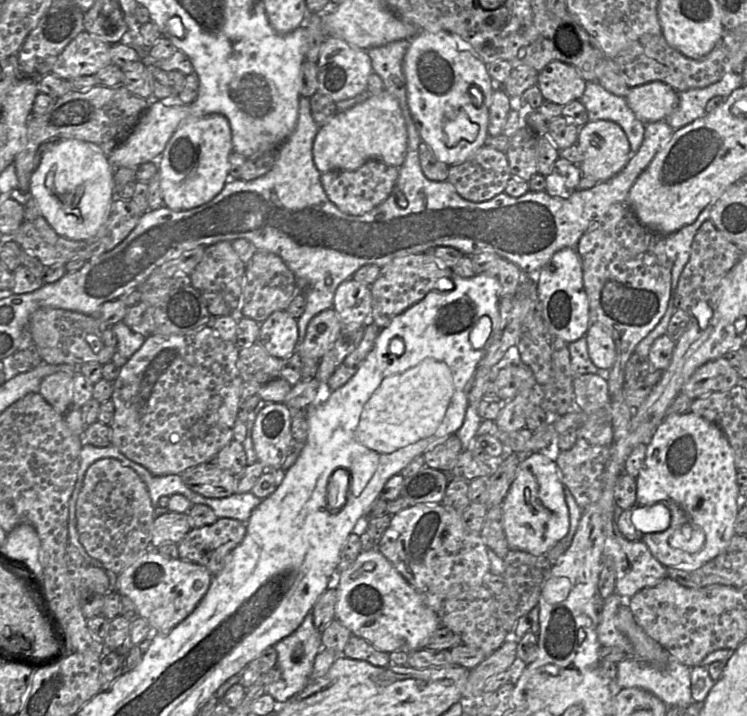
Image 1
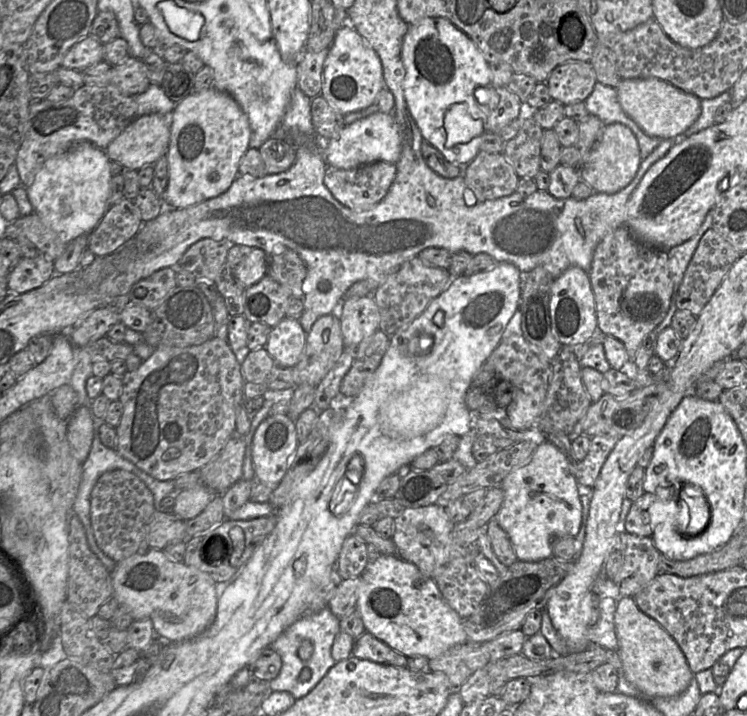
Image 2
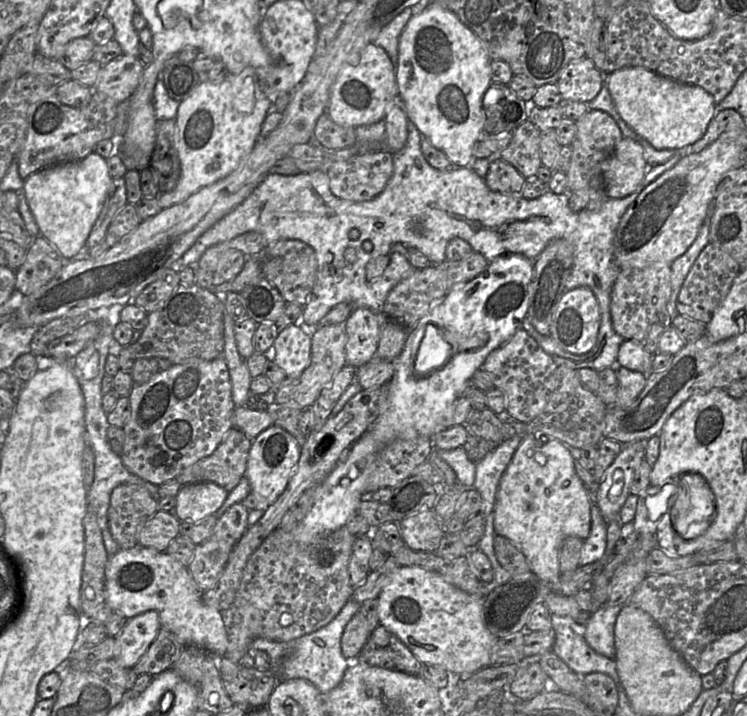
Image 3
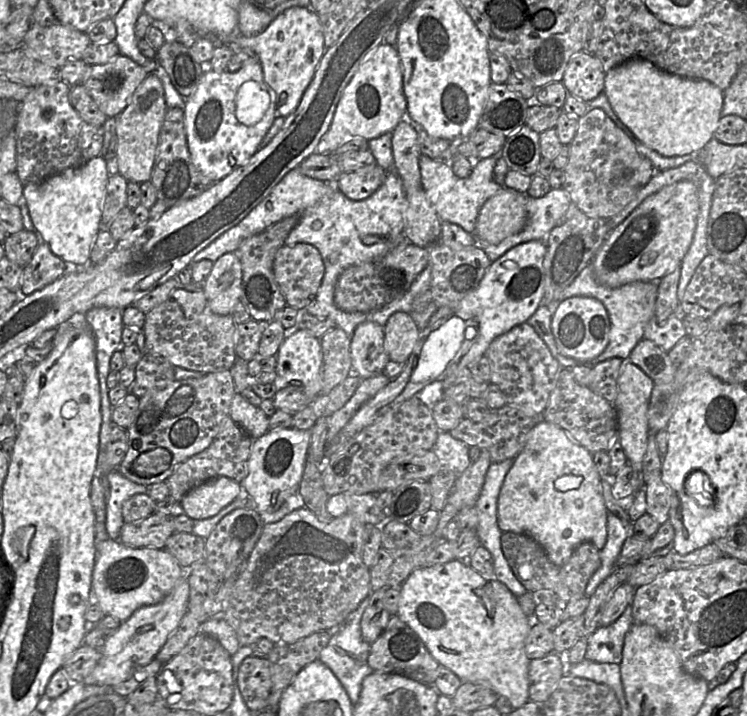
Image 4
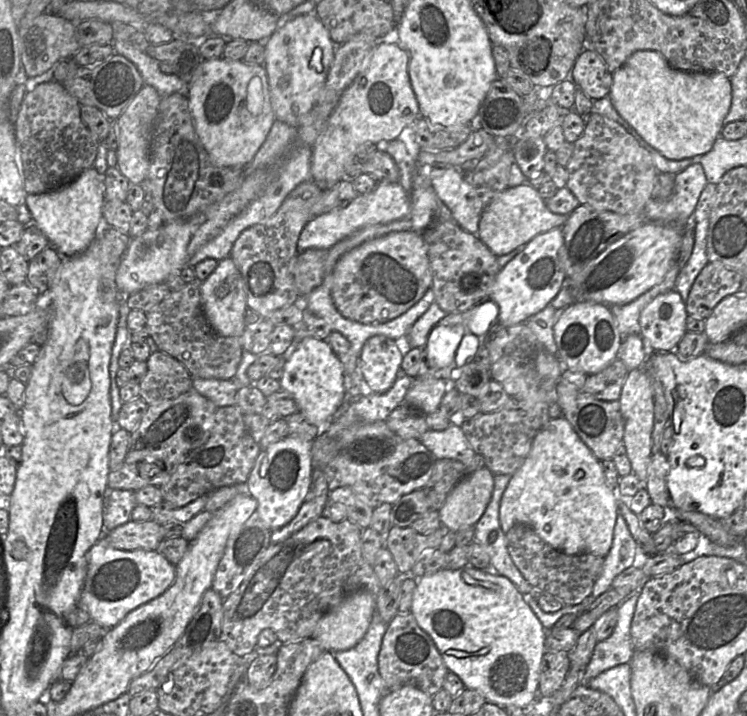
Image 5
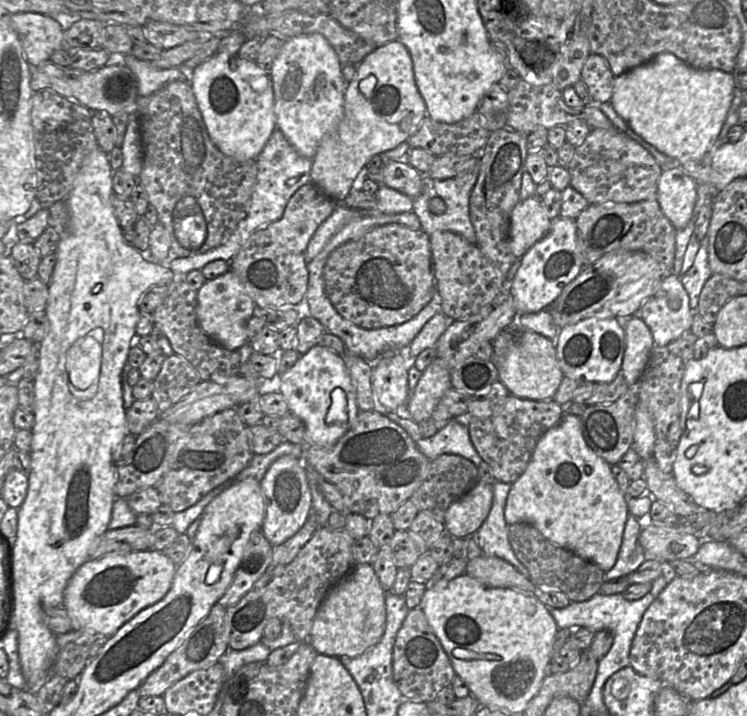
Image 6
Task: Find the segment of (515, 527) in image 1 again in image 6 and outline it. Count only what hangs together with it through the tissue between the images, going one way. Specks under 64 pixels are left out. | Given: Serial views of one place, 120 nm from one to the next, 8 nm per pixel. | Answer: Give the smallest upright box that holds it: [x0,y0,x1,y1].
[504,414,630,573]

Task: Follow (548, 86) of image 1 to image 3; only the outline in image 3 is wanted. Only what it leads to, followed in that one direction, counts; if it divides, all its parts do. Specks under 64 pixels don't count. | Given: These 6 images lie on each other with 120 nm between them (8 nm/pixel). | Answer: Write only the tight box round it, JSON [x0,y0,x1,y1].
[556,56,605,104]

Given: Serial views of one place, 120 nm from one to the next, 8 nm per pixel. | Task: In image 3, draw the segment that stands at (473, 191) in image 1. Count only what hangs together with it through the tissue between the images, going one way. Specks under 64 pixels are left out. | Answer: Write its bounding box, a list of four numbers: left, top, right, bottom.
[484,154,526,194]

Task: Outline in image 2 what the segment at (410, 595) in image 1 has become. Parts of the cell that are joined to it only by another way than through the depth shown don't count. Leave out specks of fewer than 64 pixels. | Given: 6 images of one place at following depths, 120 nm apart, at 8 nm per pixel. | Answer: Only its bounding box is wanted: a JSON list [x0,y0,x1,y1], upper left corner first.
[357,554,468,658]

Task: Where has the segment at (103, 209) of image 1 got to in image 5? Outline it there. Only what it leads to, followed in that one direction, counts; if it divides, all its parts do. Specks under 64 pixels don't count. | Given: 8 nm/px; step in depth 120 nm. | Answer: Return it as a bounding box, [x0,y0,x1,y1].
[24,167,105,257]

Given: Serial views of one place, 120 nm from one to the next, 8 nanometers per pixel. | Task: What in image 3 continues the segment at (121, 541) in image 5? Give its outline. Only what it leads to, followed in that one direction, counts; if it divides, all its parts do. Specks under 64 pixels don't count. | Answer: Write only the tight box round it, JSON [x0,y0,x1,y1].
[138,510,181,551]

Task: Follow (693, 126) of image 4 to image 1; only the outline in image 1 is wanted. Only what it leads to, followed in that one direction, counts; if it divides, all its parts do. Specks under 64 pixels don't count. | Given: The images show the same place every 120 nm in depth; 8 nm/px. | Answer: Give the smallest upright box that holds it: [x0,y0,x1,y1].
[625,81,678,124]

